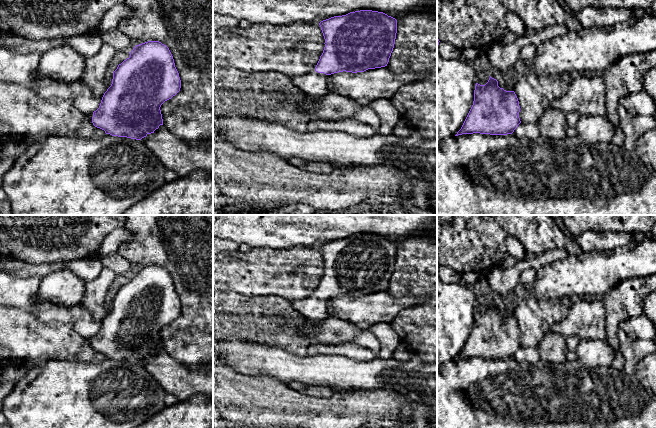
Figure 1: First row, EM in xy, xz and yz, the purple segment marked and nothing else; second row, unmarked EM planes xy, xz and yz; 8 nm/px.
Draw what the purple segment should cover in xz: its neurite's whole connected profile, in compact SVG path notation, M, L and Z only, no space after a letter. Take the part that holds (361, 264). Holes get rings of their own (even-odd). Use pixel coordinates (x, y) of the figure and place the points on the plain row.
M360 234L319 247L325 271L315 294L291 302L313 325L328 316L328 300L338 296L364 296L387 290L394 272L397 244L383 236Z

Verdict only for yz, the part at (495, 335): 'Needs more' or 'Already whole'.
Already whole

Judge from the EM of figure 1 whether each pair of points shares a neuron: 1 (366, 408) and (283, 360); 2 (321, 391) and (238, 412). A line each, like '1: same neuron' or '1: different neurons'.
1: different neurons
2: different neurons

